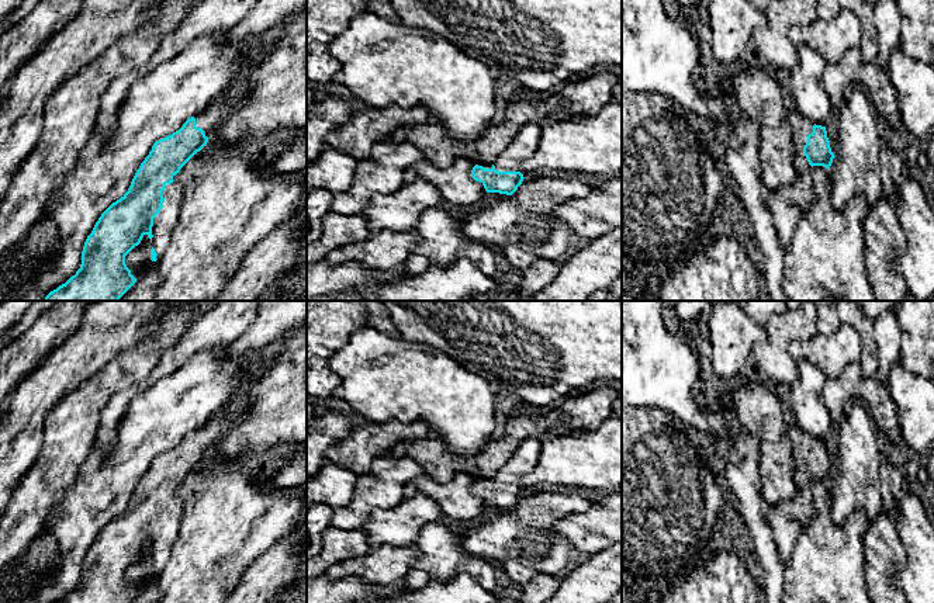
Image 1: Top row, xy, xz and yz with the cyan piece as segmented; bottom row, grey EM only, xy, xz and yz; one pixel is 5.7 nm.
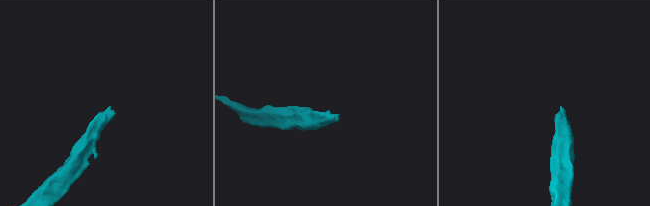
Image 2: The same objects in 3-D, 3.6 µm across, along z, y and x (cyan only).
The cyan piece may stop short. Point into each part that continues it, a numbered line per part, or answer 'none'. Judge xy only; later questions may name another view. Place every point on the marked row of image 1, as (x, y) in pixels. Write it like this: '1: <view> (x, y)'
1: xy (165, 221)

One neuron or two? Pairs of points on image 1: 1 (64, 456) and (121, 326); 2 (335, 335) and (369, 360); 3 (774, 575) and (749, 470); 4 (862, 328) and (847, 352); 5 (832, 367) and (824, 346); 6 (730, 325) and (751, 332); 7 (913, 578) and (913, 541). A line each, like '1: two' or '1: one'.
1: two
2: two
3: one
4: two
5: one
6: one
7: one

